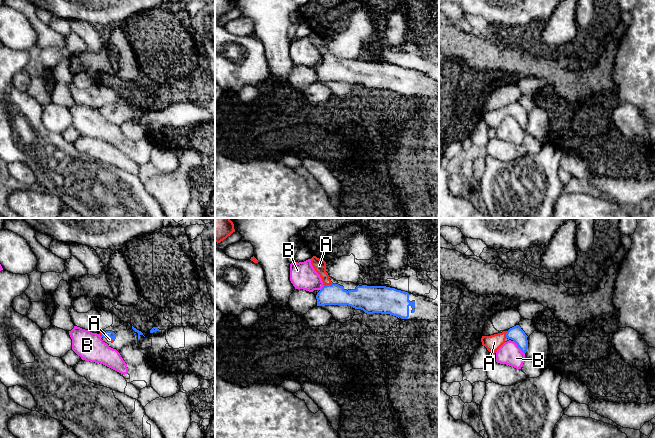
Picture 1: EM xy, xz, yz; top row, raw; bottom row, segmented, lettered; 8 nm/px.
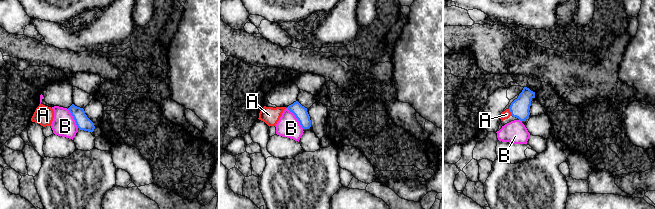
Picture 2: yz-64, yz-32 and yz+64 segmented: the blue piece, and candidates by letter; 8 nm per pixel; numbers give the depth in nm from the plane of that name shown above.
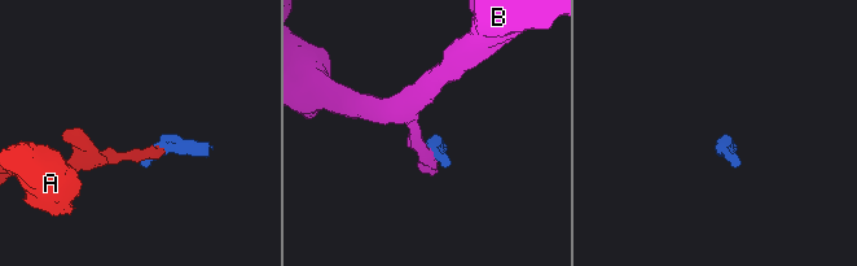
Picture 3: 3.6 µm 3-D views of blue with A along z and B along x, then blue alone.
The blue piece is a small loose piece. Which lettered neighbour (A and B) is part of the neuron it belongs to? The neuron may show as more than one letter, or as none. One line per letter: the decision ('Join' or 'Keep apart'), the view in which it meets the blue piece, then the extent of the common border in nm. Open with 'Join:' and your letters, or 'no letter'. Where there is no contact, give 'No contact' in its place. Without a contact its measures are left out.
Join: A
A: Join. Touches blue in xz. Shared border 80 nm
B: Keep apart. Touches blue in yz. Shared border 150 nm

